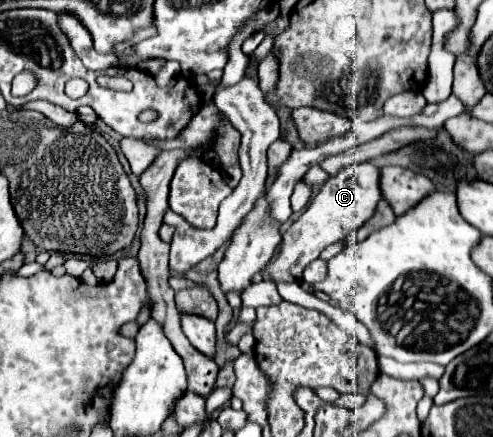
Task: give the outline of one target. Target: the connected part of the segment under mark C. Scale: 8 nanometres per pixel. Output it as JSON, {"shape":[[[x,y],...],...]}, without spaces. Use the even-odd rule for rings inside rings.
{"shape":[[[354,162],[348,168],[342,168],[336,176],[330,176],[320,192],[312,198],[306,212],[282,234],[276,258],[272,258],[266,268],[262,268],[262,278],[280,282],[302,282],[302,270],[318,258],[318,254],[334,244],[344,240],[344,236],[358,226],[362,226],[376,210],[380,194],[380,170],[372,162]]]}

